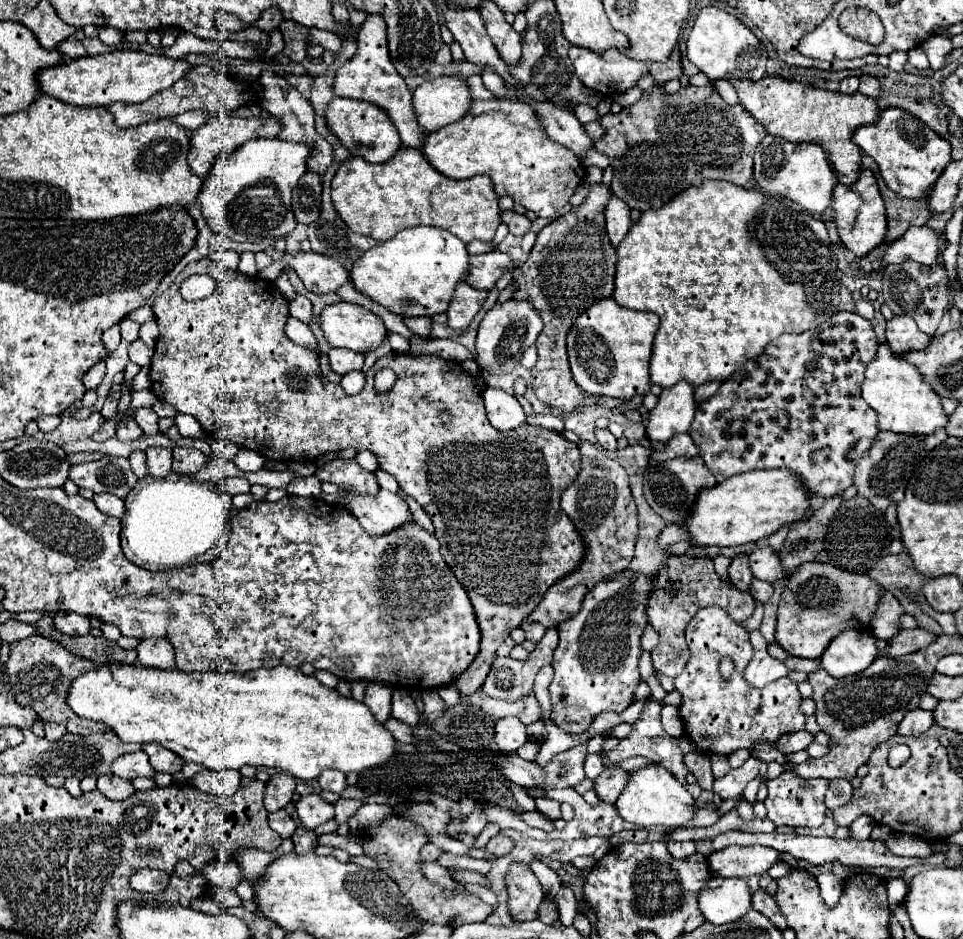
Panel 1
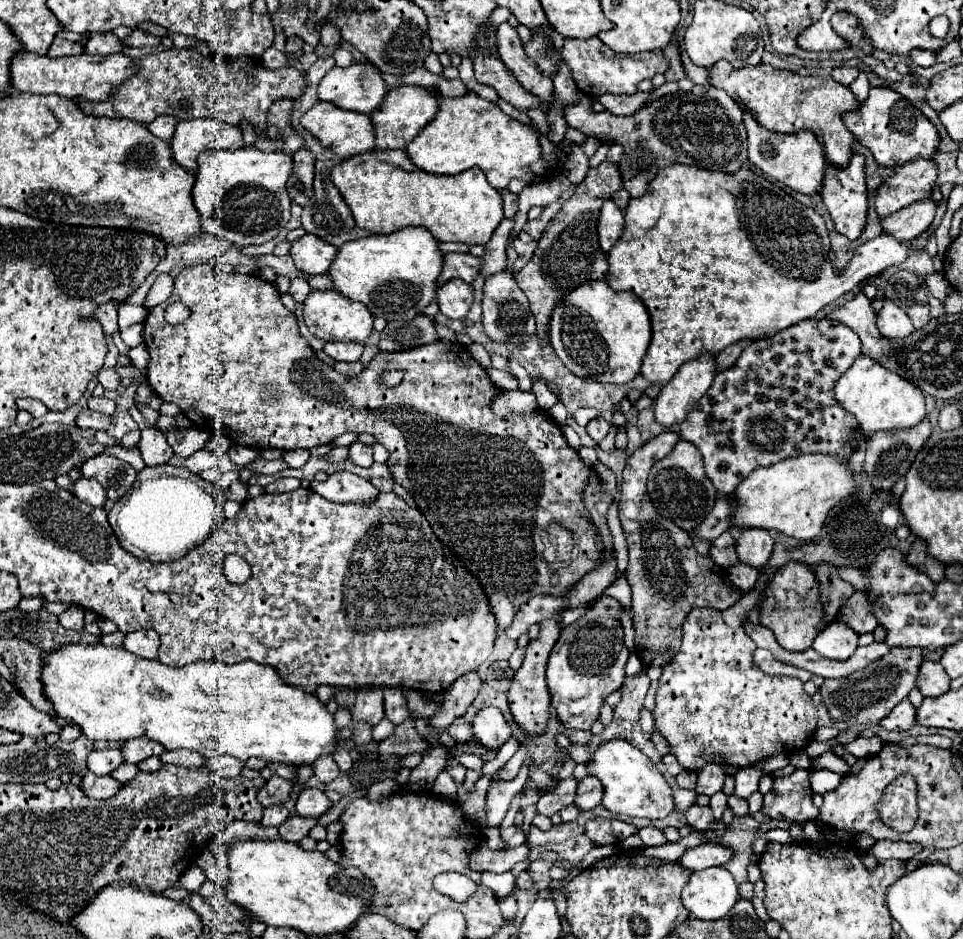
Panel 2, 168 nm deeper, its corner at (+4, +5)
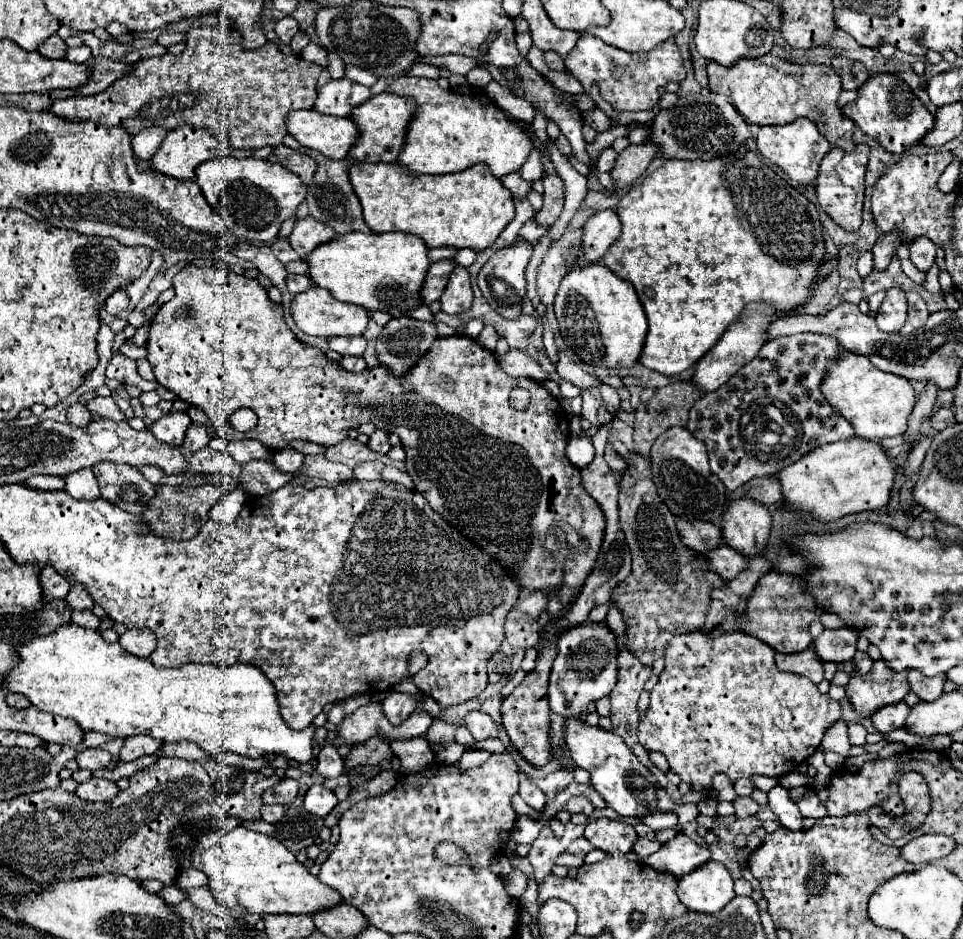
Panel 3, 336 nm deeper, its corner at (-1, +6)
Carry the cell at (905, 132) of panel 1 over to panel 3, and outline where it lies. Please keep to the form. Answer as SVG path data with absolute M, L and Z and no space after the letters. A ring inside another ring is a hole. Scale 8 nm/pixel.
M889 73L871 75L857 91L859 99L855 99L855 103L847 103L843 107L843 115L853 119L865 135L875 139L889 153L903 153L905 147L919 143L923 135L933 129L933 115L923 107L901 77Z

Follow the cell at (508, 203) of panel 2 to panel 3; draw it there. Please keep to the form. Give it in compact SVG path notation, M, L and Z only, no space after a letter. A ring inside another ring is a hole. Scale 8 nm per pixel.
M515 171L515 173L511 173L511 175L505 175L501 181L503 181L503 185L513 193L513 197L519 197L519 199L527 197L527 193L529 193L529 189L531 189L531 185L521 177L521 171Z

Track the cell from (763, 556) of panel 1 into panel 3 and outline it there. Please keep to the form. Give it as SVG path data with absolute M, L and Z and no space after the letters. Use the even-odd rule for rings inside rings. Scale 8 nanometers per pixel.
M753 499L729 501L721 521L721 535L729 547L743 555L759 555L771 531L771 513Z

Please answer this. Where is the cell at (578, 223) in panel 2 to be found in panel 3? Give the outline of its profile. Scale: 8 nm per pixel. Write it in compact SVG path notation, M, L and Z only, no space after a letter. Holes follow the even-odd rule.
M649 139L641 145L629 145L625 151L619 153L617 163L611 171L613 183L625 191L629 189L651 165L651 161L657 157L659 151L655 151L655 143L651 143Z

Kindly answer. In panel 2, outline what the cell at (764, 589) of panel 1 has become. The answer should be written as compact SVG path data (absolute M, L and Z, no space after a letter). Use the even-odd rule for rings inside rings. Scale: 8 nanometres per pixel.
M738 564L738 566L728 568L728 576L734 586L738 586L742 592L748 592L754 588L754 584L758 580L758 570L752 566L746 566L746 564Z

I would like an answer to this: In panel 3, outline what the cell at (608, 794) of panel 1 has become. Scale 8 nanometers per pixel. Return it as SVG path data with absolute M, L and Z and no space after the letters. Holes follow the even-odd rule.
M571 797L569 801L567 801L567 805L565 805L565 811L567 813L585 813L587 817L595 811L593 809L593 805L587 801L587 797Z

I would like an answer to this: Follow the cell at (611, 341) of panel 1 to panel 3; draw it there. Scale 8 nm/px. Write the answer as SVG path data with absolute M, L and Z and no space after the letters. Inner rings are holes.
M577 265L561 279L555 297L555 315L563 339L581 361L595 367L633 367L639 361L647 335L645 311L633 285L605 265Z

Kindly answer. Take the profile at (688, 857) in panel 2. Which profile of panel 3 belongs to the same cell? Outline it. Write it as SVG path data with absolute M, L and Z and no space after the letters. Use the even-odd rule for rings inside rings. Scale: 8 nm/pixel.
M677 833L657 853L649 855L645 863L649 867L655 867L655 871L683 877L695 871L699 865L703 865L709 859L711 859L711 853L707 847L701 847L695 841L691 841L687 835Z

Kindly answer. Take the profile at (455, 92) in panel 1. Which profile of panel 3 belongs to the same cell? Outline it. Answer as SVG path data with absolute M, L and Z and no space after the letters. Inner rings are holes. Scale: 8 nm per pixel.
M379 93L367 99L365 103L357 105L351 111L351 121L359 127L359 139L355 141L355 147L351 147L349 157L355 161L365 161L365 163L393 163L403 147L403 139L407 133L407 125L415 113L415 105L411 99L391 95L391 93Z

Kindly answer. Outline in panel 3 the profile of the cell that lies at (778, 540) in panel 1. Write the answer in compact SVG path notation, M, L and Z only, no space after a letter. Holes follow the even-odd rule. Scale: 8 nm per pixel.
M693 631L687 635L675 635L675 639L671 639L671 643L667 643L665 669L659 675L659 683L651 691L651 703L649 703L645 715L641 715L639 723L637 723L639 743L645 747L645 751L663 753L671 765L671 771L675 771L681 777L681 781L689 783L691 789L695 789L695 791L711 791L711 781L717 773L725 773L731 783L735 783L741 777L753 777L753 775L781 777L785 773L791 773L793 769L797 769L797 765L805 763L807 757L817 751L823 733L835 721L841 719L841 705L839 705L839 701L833 701L829 695L821 695L817 691L817 685L813 685L809 679L803 679L803 677L791 675L791 673L781 673L775 667L773 655L775 655L775 651L769 645L765 645L763 641L759 641L751 635L743 635L743 633L727 633L717 639L711 639L709 633L701 633L701 631Z

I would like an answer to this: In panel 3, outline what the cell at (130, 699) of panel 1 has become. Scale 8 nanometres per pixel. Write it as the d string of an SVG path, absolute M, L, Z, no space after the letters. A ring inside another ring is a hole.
M67 623L55 629L51 635L35 637L15 649L19 663L5 677L5 687L11 693L25 695L33 707L45 713L71 717L87 731L99 731L111 737L151 735L159 741L177 743L181 739L197 743L205 753L237 753L251 759L267 753L283 753L285 757L307 763L313 759L313 725L303 731L291 731L279 715L279 703L275 699L275 687L253 665L201 665L191 663L179 669L159 669L149 659L127 653L119 643L107 643L99 631L83 629L75 623Z

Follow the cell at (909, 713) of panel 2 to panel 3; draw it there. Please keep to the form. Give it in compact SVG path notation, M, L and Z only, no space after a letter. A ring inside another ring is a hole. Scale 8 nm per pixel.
M905 701L893 703L893 705L885 705L879 711L875 711L871 723L879 733L889 733L893 729L901 729L905 725L905 719L909 715L909 707L905 705Z

